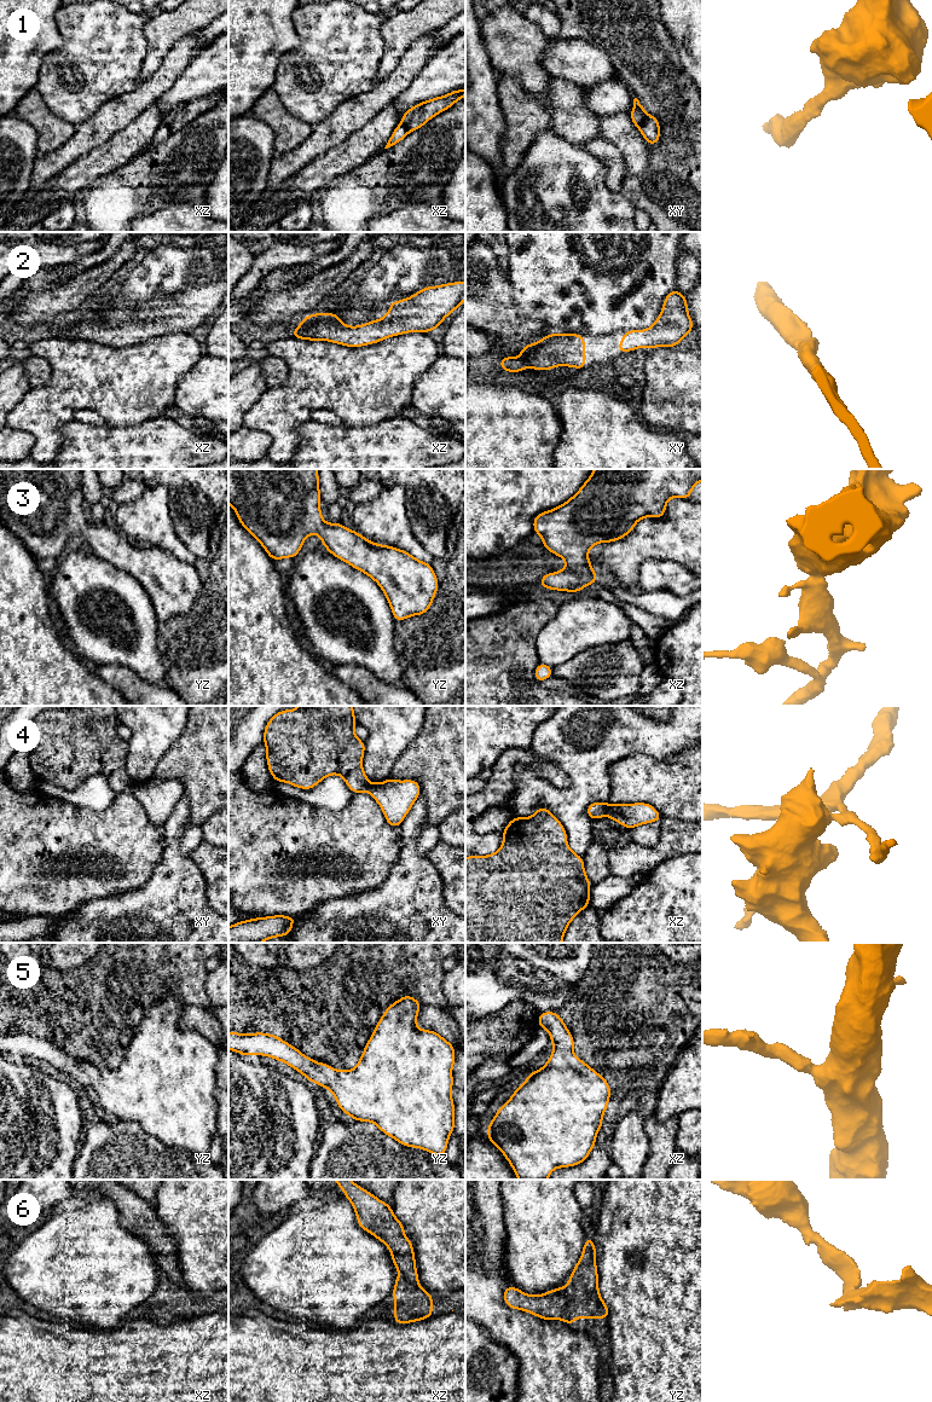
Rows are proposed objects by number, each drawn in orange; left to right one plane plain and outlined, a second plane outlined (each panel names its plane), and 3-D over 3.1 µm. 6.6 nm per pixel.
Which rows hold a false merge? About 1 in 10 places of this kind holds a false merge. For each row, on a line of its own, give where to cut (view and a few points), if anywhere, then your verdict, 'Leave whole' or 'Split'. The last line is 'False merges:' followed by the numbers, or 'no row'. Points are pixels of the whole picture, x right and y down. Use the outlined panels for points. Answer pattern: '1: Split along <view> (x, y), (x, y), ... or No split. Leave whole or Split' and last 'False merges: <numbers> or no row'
1: Split along xy (647, 114), (638, 127). Split
2: No split. Leave whole
3: No split. Leave whole
4: Split along xz (607, 804), (605, 815). Split
5: No split. Leave whole
6: No split. Leave whole
False merges: 1, 4

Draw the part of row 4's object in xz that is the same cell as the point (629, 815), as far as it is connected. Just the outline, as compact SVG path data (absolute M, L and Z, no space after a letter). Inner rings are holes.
M647 803L635 804L607 804L606 816L614 819L626 829L637 825L661 821L662 817L658 810Z

